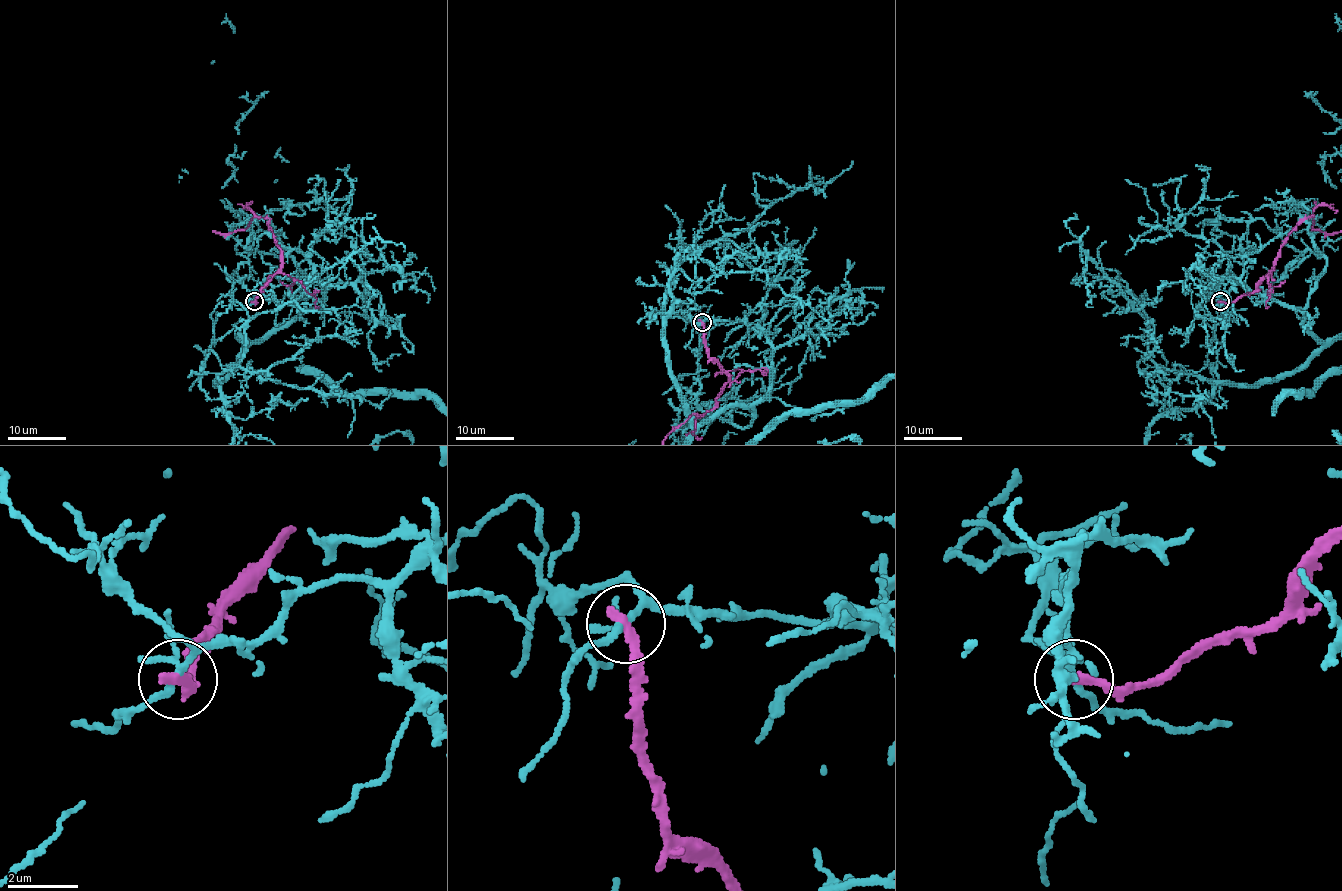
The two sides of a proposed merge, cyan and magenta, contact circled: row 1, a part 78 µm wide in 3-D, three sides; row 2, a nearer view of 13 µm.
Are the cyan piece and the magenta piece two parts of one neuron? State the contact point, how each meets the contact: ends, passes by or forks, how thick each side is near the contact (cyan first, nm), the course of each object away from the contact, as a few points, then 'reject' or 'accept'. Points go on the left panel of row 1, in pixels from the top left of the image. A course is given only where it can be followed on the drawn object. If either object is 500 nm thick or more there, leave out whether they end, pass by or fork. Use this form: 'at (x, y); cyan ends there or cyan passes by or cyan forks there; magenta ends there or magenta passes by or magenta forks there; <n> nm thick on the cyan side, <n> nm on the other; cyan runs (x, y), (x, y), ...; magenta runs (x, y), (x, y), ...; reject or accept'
at (254, 301); cyan forks there; magenta ends there; 180 nm thick on the cyan side, 320 nm on the other; reject

